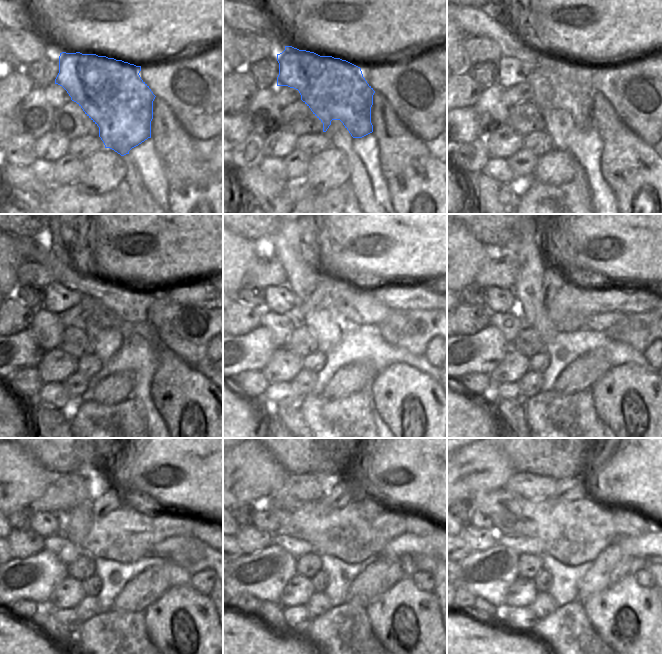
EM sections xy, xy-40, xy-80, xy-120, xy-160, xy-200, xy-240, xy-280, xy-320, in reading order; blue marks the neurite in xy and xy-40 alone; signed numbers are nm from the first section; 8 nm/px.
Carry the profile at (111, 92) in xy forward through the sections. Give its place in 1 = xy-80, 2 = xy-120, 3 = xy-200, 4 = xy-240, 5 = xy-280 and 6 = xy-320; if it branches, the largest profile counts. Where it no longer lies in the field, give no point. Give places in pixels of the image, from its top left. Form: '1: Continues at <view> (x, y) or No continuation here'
1: Continues at xy-80 (554, 83)
2: Continues at xy-120 (58, 298)
3: Continues at xy-200 (503, 300)
4: Continues at xy-240 (45, 524)
5: Continues at xy-280 (264, 520)
6: Continues at xy-320 (479, 519).

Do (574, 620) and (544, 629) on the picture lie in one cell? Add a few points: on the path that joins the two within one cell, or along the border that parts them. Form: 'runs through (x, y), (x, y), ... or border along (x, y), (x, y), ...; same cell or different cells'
runs through (567, 627), (565, 629), (551, 629); same cell

